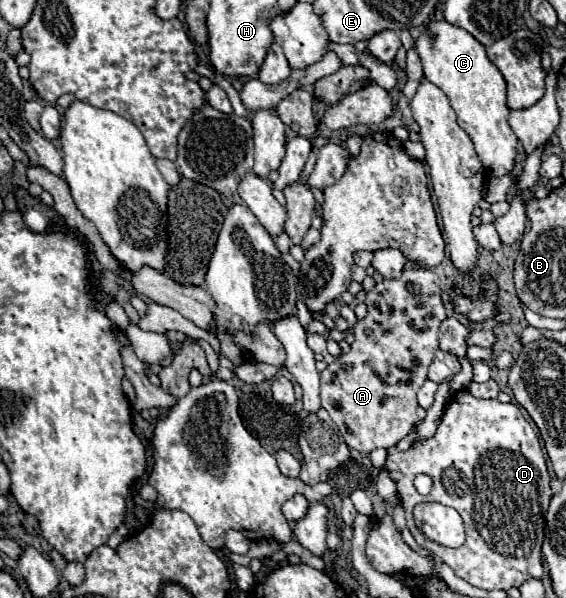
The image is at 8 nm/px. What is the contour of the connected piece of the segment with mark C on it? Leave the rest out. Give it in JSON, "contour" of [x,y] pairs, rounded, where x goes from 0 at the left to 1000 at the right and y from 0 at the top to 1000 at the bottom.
{"contour":[[[763,30],[735,67],[735,87],[746,100],[749,127],[792,161],[795,177],[809,194],[809,211],[834,231],[866,294],[905,288],[915,231],[898,211],[901,181],[894,177],[894,137],[883,117],[862,100],[855,77],[820,47]]]}

